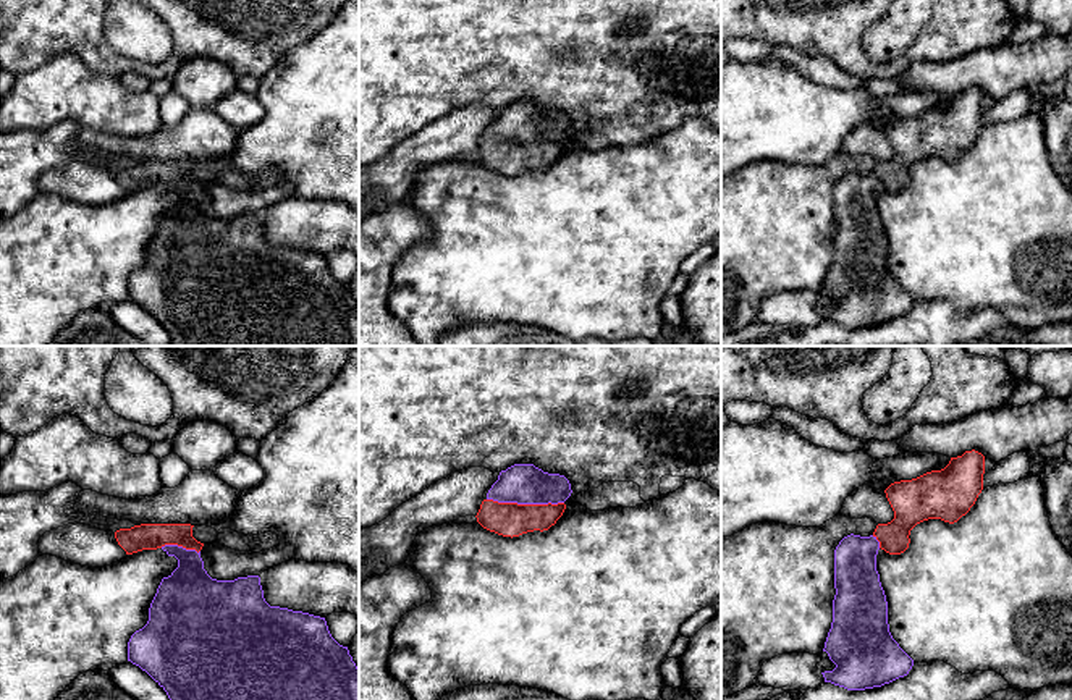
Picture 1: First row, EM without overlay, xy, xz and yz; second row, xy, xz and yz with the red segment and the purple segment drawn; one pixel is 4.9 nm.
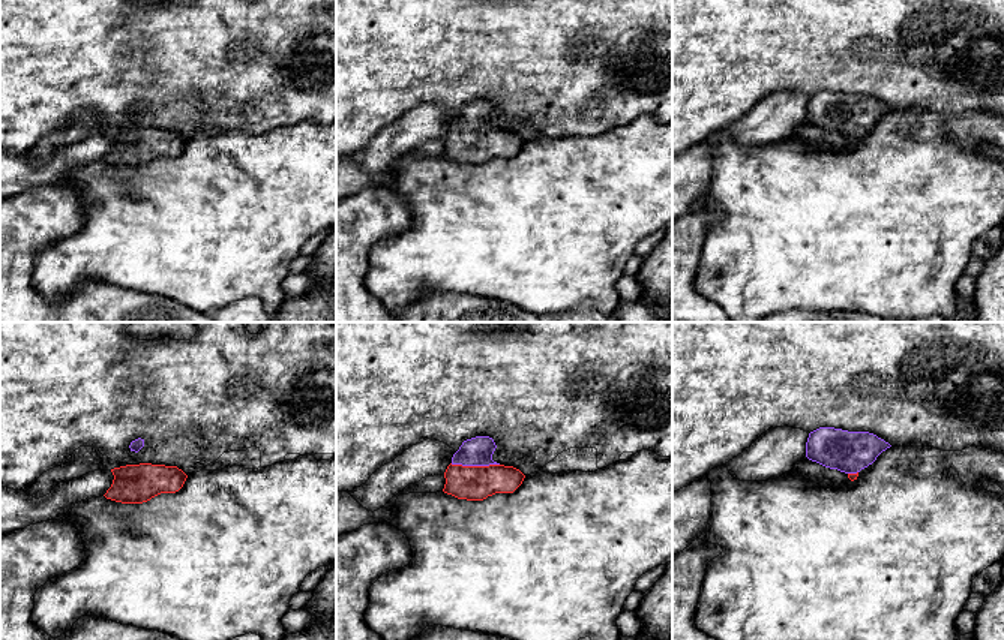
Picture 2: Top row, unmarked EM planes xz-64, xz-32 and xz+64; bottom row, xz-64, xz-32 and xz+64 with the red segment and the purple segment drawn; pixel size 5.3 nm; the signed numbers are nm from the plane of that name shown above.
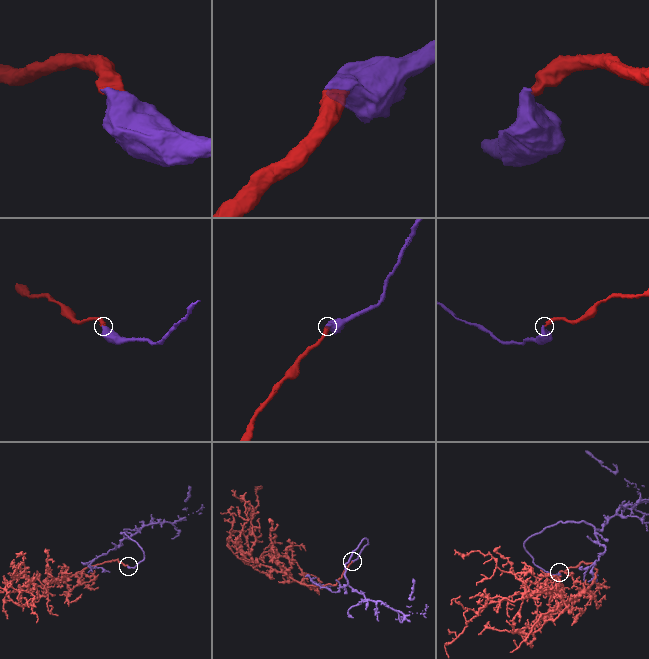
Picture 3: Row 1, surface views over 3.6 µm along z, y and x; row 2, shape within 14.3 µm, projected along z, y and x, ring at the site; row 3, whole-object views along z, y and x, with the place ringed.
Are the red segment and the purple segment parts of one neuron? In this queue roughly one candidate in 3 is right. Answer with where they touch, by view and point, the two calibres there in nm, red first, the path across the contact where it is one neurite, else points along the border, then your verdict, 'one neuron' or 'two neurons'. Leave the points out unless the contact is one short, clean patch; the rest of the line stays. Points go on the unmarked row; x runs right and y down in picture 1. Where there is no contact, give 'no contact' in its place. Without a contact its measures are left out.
xz (526, 143) | 180/200 nm | across xz (510, 157), (526, 143), (524, 122) | one neuron

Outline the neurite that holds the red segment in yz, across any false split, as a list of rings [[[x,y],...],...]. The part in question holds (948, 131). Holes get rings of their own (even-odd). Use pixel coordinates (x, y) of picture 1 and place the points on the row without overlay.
[[[972,87],[965,89],[962,94],[951,95],[949,102],[941,108],[931,108],[912,118],[894,120],[884,128],[886,136],[894,149],[894,157],[888,162],[878,162],[870,175],[850,171],[839,179],[834,188],[836,233],[833,238],[833,260],[823,286],[836,306],[833,309],[821,310],[825,320],[831,320],[847,328],[865,328],[881,325],[909,312],[914,304],[914,297],[899,285],[889,270],[888,239],[880,220],[880,212],[876,209],[878,188],[881,186],[889,192],[904,191],[910,181],[910,168],[923,158],[941,157],[949,162],[957,160],[970,149],[978,133],[981,131],[983,112],[985,94]]]

